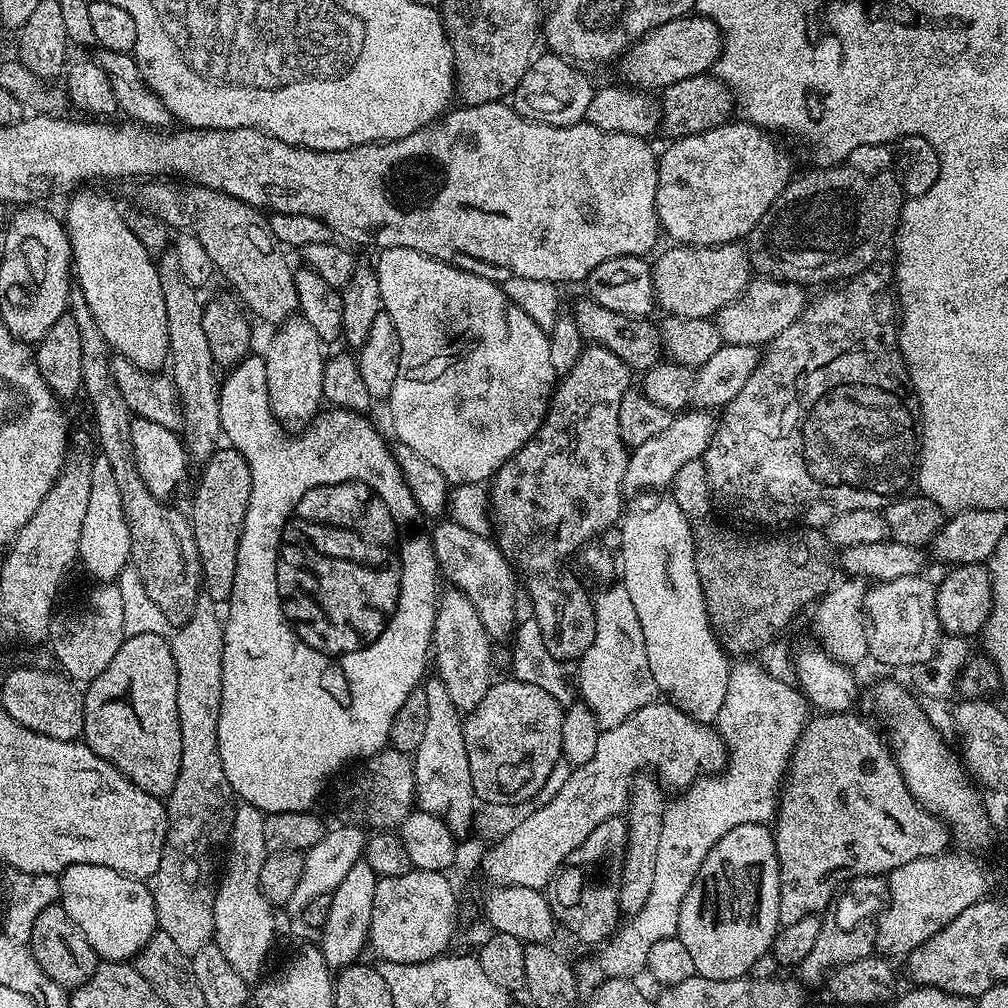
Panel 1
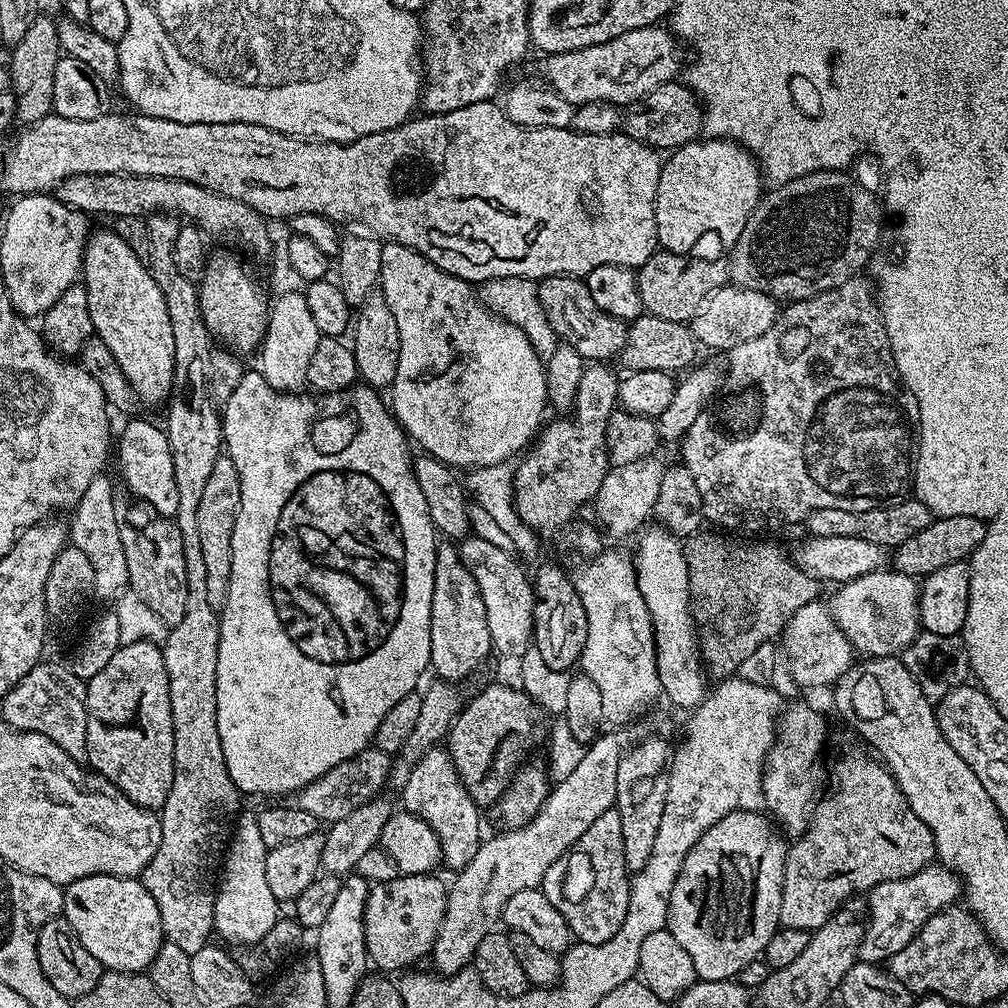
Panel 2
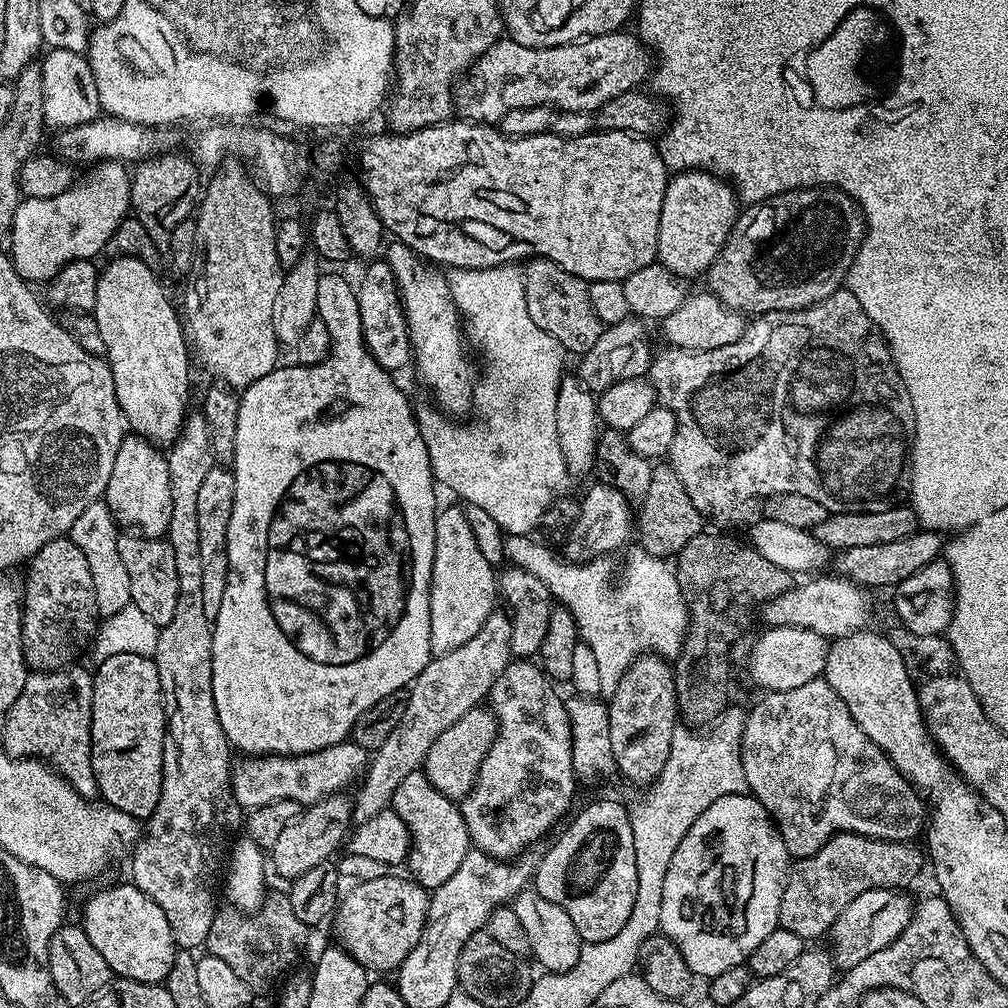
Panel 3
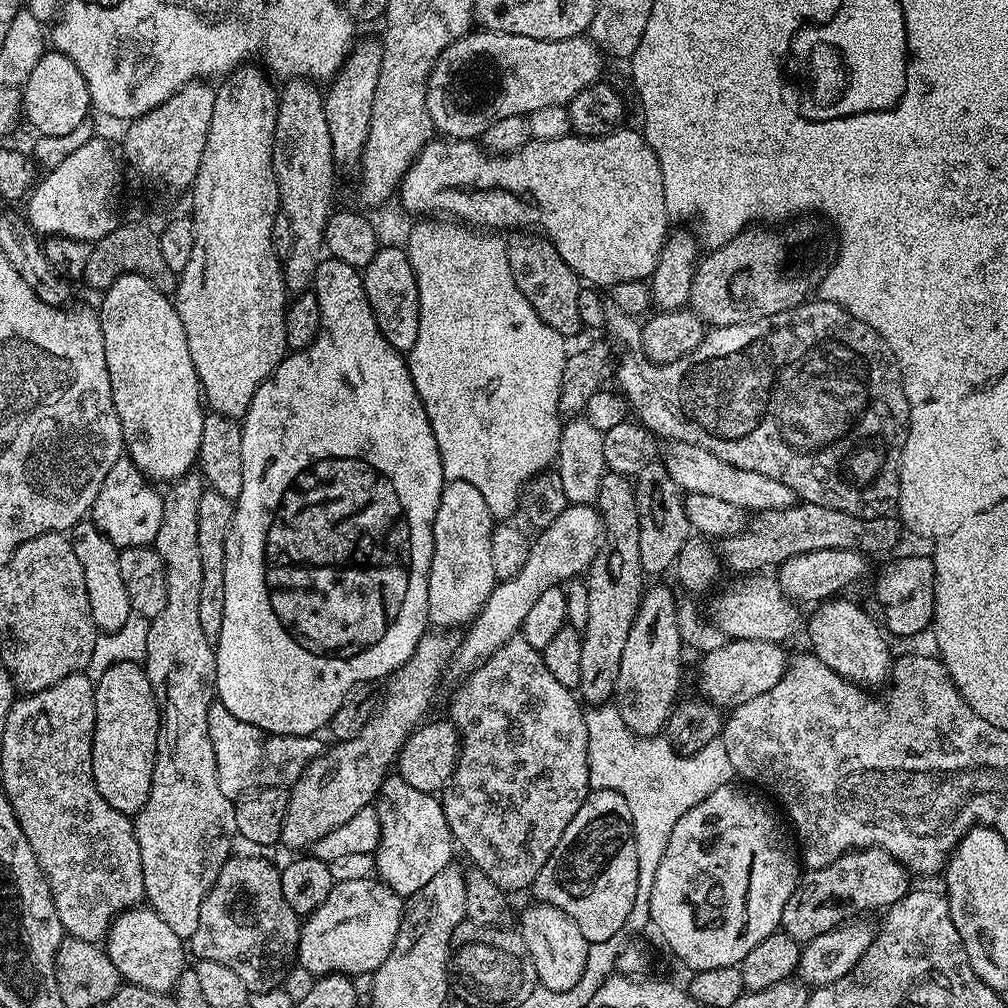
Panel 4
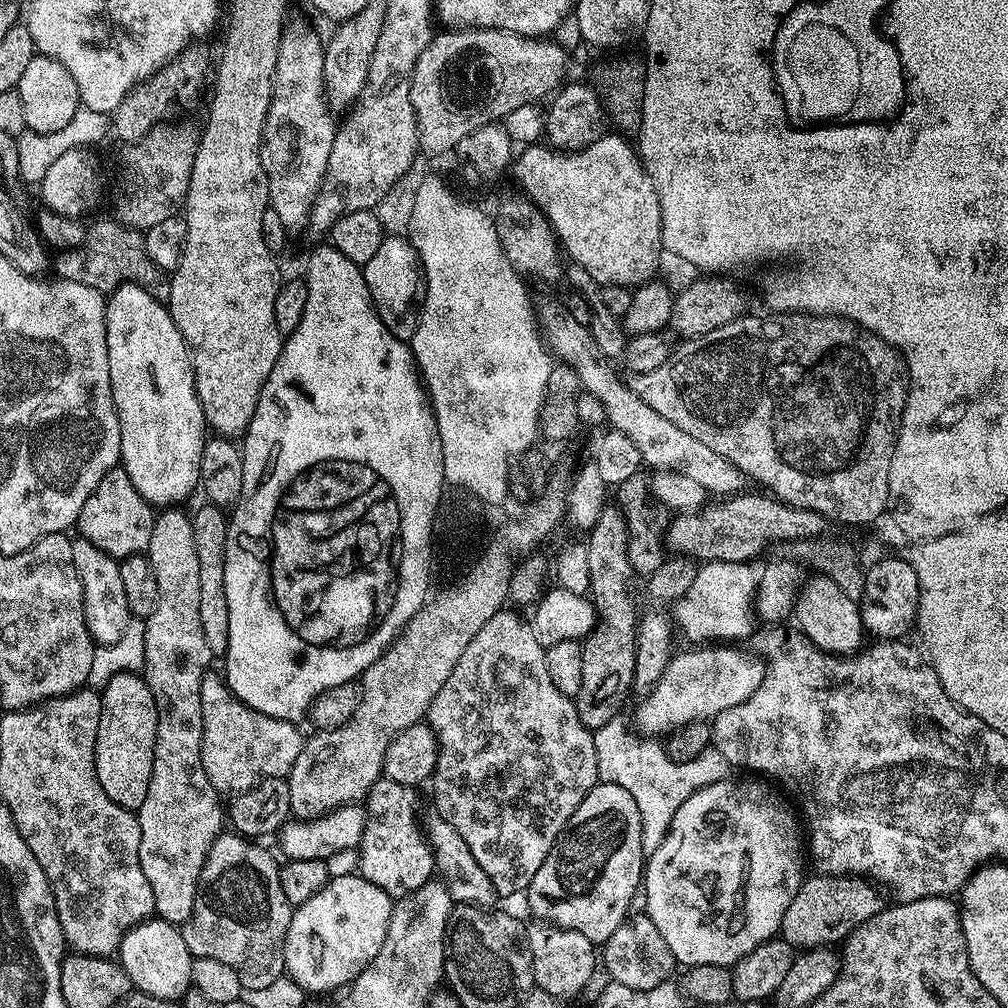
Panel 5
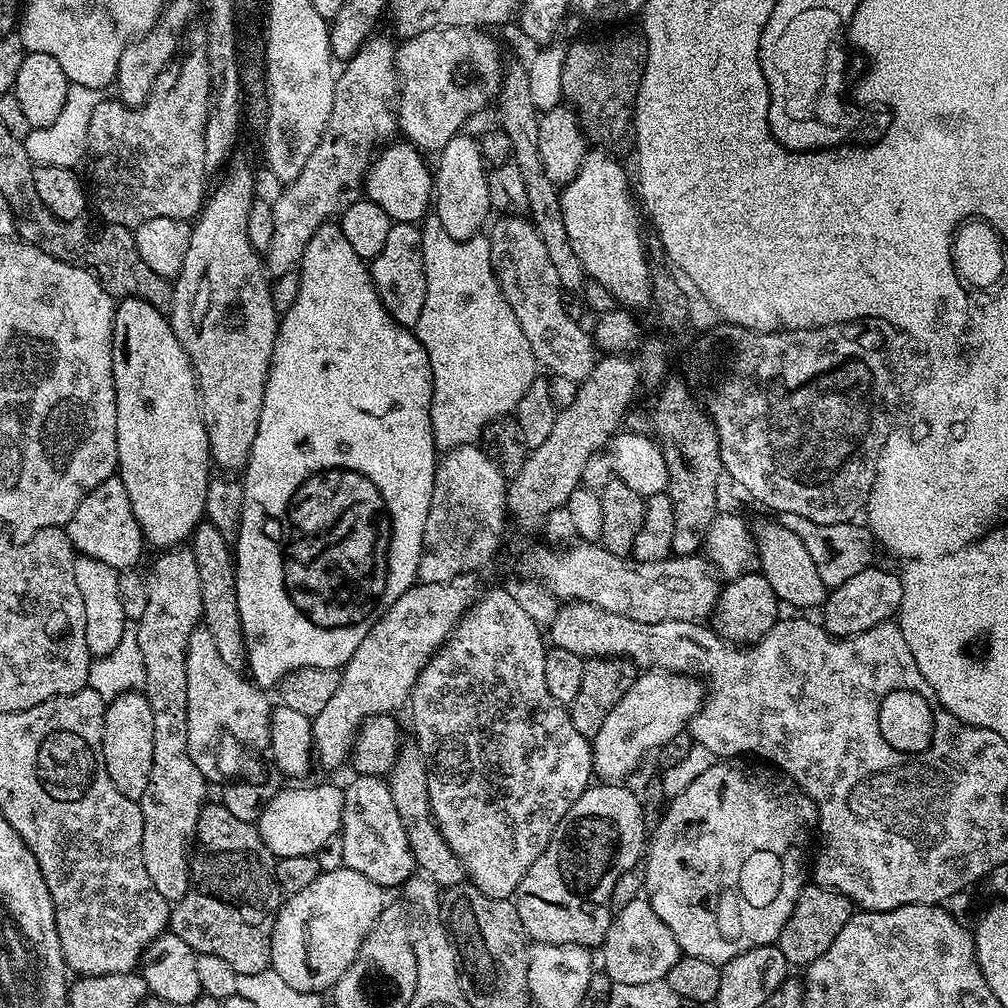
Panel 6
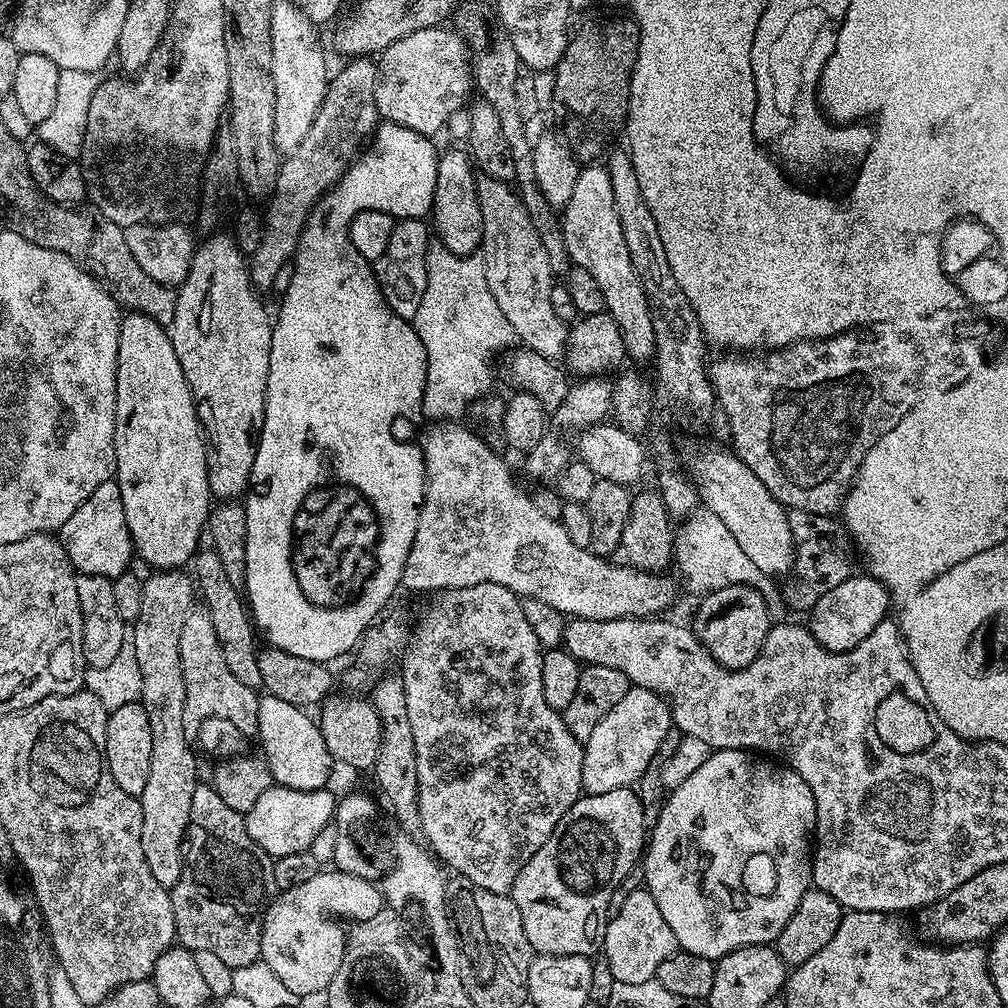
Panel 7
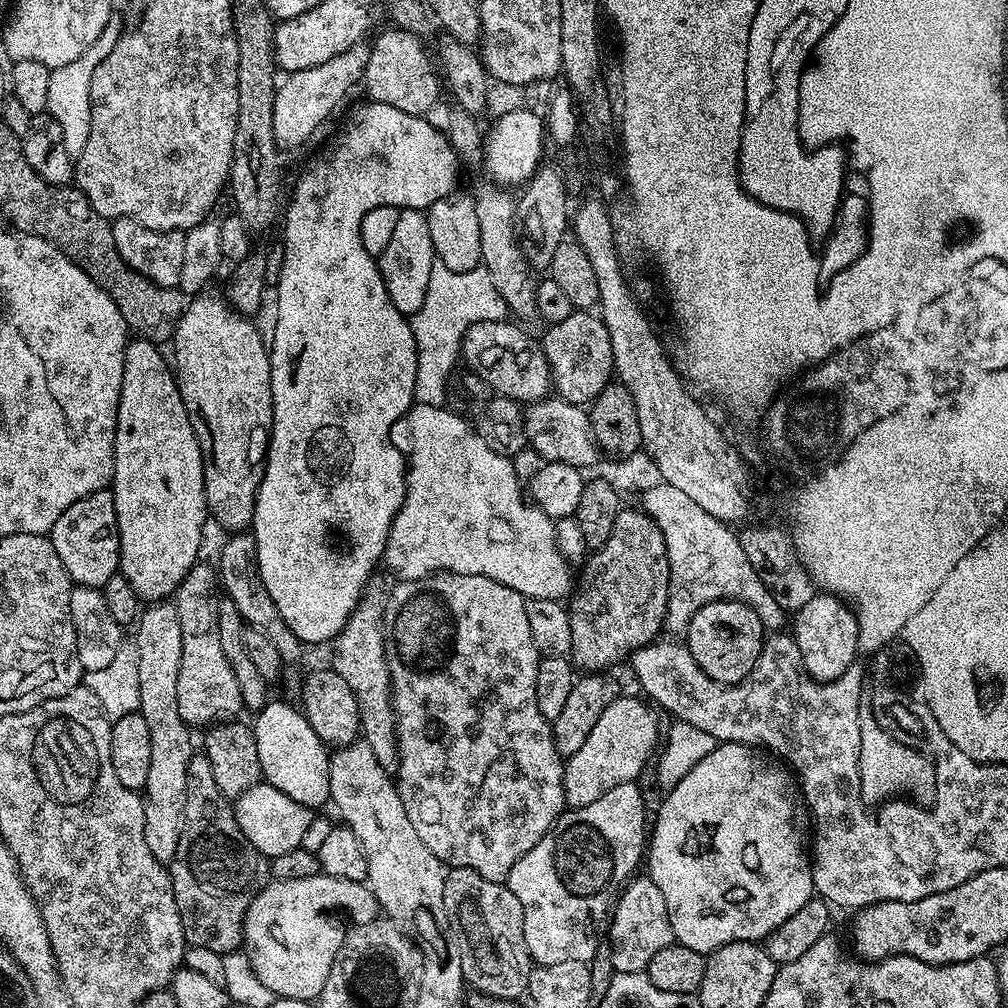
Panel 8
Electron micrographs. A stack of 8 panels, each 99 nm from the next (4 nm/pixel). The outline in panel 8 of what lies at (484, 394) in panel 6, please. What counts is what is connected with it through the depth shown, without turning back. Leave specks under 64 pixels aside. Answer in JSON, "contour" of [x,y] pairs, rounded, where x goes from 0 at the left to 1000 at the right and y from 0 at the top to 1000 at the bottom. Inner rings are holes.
{"contour":[[[433,258],[427,268],[427,284],[423,284],[423,296],[419,304],[407,314],[415,367],[411,371],[411,398],[423,403],[438,403],[444,389],[444,376],[457,356],[459,335],[464,325],[483,317],[499,317],[505,313],[498,292],[490,284],[484,267],[477,264],[455,270],[446,268],[438,258]]]}

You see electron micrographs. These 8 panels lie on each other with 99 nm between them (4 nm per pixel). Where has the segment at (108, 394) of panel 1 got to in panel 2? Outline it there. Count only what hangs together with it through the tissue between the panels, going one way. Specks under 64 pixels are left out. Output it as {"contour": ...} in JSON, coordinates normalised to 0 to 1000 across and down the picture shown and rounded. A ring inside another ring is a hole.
{"contour":[[[119,482],[113,490],[113,514],[117,514],[117,530],[121,534],[121,546],[125,546],[125,565],[127,566],[127,583],[165,621],[171,624],[181,617],[185,609],[185,550],[181,542],[181,530],[174,515],[157,510],[153,502],[144,496],[136,496],[126,484]]]}

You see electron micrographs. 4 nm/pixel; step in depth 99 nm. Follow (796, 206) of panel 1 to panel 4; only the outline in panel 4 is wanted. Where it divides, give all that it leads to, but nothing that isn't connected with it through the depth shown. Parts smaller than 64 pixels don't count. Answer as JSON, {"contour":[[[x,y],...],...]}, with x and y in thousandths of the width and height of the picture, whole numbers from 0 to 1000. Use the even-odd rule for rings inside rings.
{"contour":[[[810,212],[787,217],[785,222],[786,226],[779,230],[769,230],[766,226],[758,226],[759,224],[743,224],[724,236],[724,240],[720,240],[715,246],[705,247],[701,251],[702,255],[699,258],[697,255],[690,263],[683,297],[686,309],[706,325],[715,325],[782,310],[799,301],[813,287],[815,276],[821,271],[821,265],[829,258],[831,234],[826,223]]]}

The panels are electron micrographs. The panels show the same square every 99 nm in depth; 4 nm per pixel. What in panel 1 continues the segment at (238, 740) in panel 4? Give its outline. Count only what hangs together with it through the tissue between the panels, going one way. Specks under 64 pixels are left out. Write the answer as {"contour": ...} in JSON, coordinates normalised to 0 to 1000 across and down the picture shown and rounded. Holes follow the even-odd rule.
{"contour":[[[384,741],[380,746],[366,750],[356,759],[357,763],[337,782],[337,794],[343,801],[349,802],[348,813],[354,818],[364,818],[369,823],[389,823],[400,817],[401,813],[411,804],[413,796],[413,777],[409,763],[410,751],[404,746],[397,746],[394,742]]]}

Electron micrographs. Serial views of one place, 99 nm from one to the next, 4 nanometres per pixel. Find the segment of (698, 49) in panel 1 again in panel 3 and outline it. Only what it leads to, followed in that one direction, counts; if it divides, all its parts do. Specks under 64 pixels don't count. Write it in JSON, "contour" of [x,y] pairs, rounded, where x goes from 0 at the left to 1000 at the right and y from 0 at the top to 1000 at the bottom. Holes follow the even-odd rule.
{"contour":[[[598,32],[596,36],[580,36],[568,44],[559,44],[549,48],[527,48],[518,46],[513,40],[497,38],[486,45],[477,56],[451,80],[448,88],[448,101],[451,110],[459,118],[471,119],[474,123],[495,124],[496,118],[506,109],[526,105],[547,105],[558,111],[590,112],[601,101],[617,93],[628,90],[635,82],[642,80],[649,60],[634,35],[613,32]]]}

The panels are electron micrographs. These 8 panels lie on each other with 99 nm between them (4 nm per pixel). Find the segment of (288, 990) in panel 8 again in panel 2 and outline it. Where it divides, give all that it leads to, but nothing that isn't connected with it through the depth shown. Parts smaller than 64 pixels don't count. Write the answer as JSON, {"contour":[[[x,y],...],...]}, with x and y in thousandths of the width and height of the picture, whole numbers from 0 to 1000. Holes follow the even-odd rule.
{"contour":[[[398,867],[387,875],[379,875],[366,880],[365,894],[361,904],[361,930],[365,939],[365,950],[370,957],[373,956],[378,965],[390,966],[398,962],[408,961],[417,951],[428,945],[433,928],[437,922],[437,916],[440,910],[440,904],[444,898],[444,881],[436,873],[436,868],[402,869]]]}

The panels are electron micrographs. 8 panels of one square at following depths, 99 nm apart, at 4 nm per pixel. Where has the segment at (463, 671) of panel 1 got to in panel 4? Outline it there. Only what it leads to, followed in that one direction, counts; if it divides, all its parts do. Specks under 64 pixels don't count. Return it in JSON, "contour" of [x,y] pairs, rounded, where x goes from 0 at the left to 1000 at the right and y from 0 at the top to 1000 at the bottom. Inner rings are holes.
{"contour":[[[446,476],[441,479],[432,507],[429,523],[429,552],[424,577],[424,599],[426,616],[435,623],[461,620],[471,614],[472,604],[472,492],[477,489],[466,478]]]}

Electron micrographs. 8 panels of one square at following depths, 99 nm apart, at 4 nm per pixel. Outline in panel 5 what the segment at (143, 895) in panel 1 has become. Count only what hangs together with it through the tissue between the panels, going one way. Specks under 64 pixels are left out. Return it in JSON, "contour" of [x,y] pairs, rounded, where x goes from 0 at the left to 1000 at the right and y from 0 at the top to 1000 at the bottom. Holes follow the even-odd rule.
{"contour":[[[158,911],[145,913],[128,923],[121,931],[117,945],[117,955],[125,962],[136,985],[172,994],[178,993],[190,979],[191,951],[182,924]]]}

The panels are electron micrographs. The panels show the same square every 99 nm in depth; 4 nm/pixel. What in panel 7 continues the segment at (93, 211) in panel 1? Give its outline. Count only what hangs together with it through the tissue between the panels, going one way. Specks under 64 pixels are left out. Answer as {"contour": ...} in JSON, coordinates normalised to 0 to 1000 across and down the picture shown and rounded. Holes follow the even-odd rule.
{"contour":[[[127,310],[119,319],[113,450],[113,475],[117,486],[121,486],[121,506],[125,506],[125,522],[131,531],[134,551],[138,555],[140,552],[151,565],[182,564],[182,560],[186,556],[188,559],[199,543],[198,528],[200,532],[212,496],[206,484],[204,434],[194,413],[194,397],[185,379],[185,371],[181,371],[181,359],[177,359],[177,351],[173,351],[168,326],[153,315],[136,310]]]}

